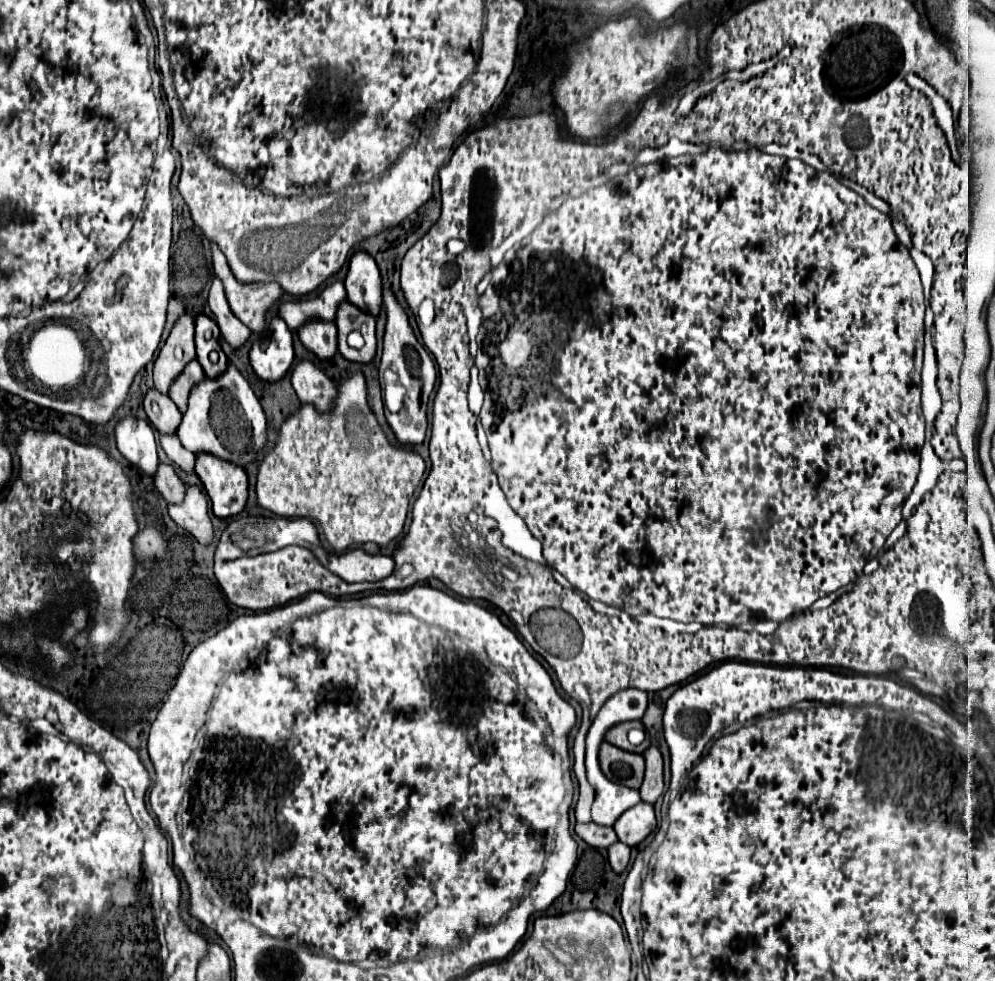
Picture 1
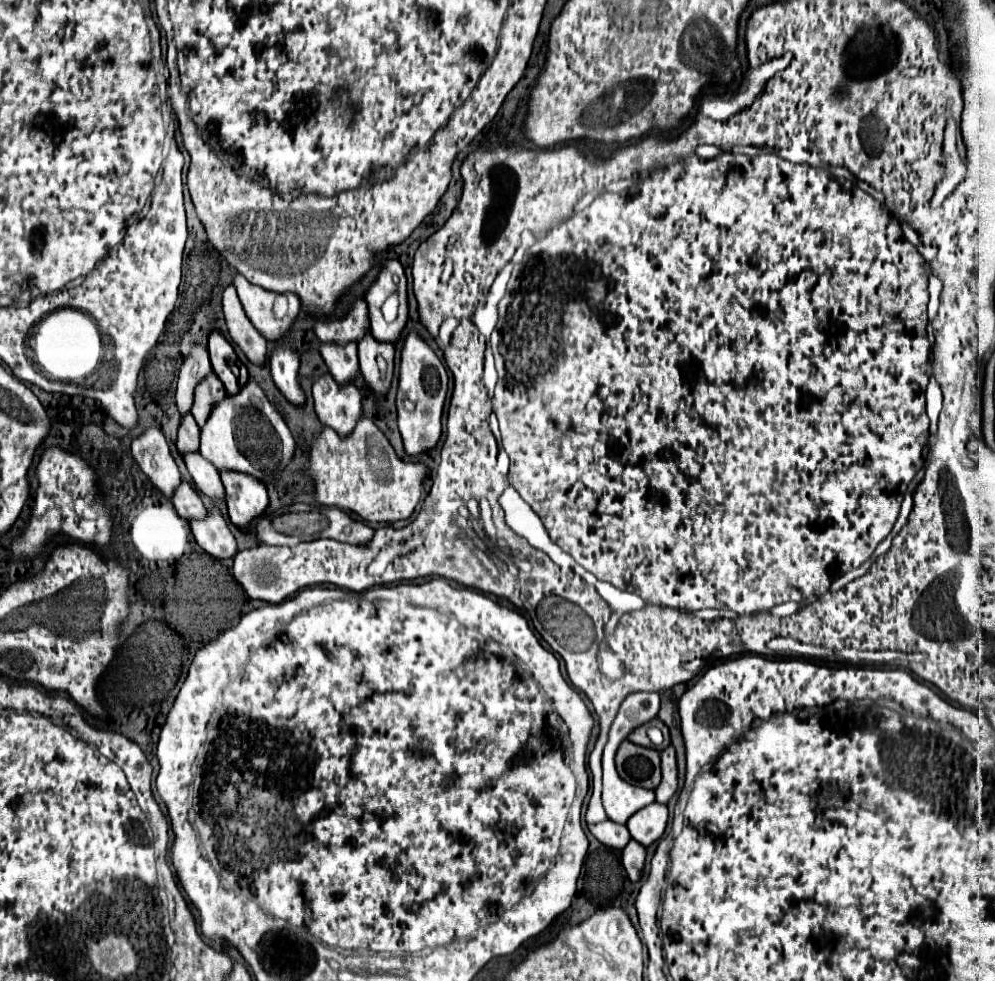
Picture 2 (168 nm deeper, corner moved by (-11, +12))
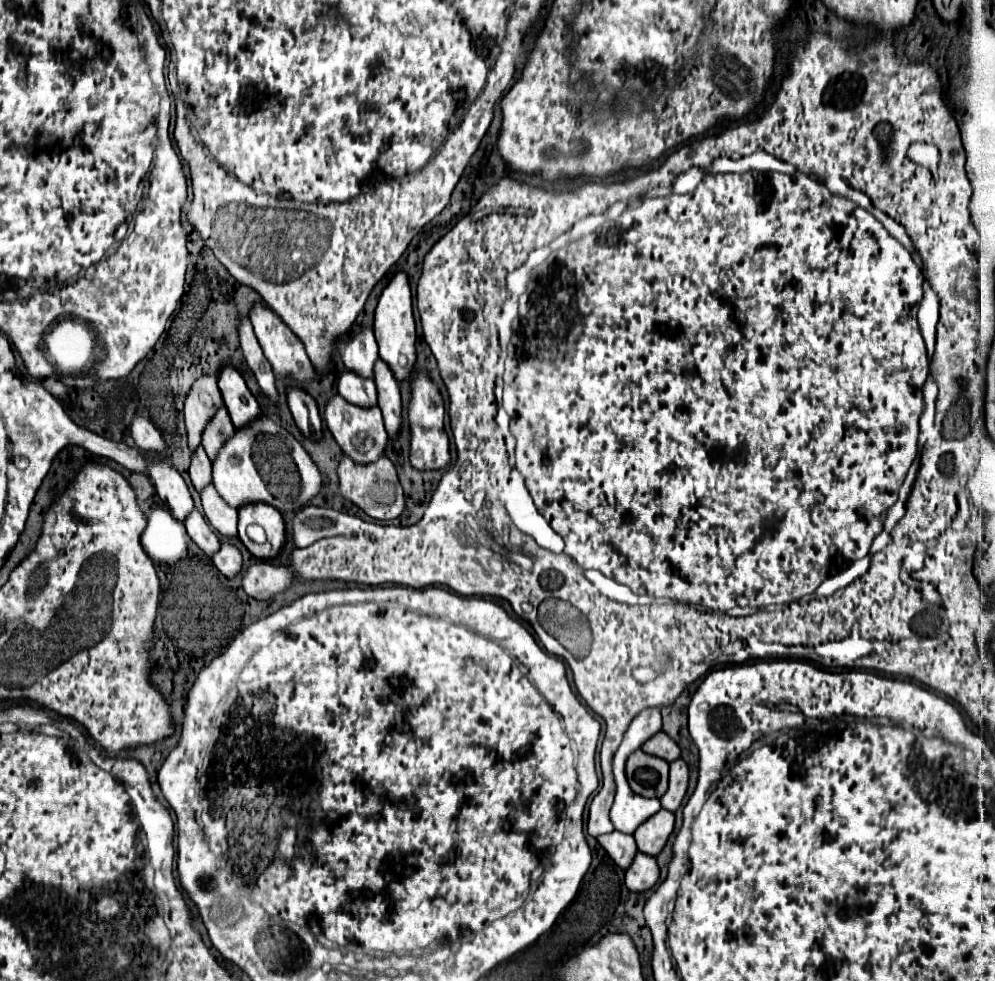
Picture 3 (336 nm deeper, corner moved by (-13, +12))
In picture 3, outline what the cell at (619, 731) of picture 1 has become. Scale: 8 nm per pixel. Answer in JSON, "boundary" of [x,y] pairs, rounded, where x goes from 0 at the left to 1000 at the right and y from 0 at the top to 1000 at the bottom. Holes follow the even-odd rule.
{"boundary":[[[661,746],[659,750],[655,750],[655,754],[651,754],[651,756],[645,760],[645,765],[647,765],[649,769],[667,773],[669,777],[677,777],[677,775],[683,773],[683,762],[681,762],[681,758],[679,758],[675,752],[671,752],[671,748],[667,748],[667,746]]]}

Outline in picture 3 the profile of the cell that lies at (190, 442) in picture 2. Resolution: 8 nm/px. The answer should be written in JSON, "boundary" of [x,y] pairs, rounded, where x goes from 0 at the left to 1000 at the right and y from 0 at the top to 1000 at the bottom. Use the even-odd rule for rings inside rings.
{"boundary":[[[201,455],[195,465],[193,465],[193,473],[191,473],[191,487],[193,487],[193,493],[199,502],[203,502],[209,493],[213,493],[213,471],[211,467],[207,465],[205,457]]]}

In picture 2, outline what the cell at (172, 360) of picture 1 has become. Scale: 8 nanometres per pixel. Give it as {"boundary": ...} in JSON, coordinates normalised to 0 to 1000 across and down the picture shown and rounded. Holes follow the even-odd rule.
{"boundary":[[[201,349],[193,351],[191,359],[189,359],[189,361],[185,363],[185,367],[183,367],[181,381],[179,381],[177,412],[179,412],[181,422],[191,420],[193,406],[195,406],[195,393],[199,391],[199,387],[207,385],[211,377],[213,377],[213,373],[211,373],[209,357],[207,357]]]}

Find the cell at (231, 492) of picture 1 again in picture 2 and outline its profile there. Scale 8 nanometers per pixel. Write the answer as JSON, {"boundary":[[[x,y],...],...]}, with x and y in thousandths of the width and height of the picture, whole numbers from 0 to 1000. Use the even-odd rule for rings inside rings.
{"boundary":[[[221,481],[221,487],[227,497],[231,530],[247,542],[251,532],[269,516],[267,495],[259,487],[247,485],[243,481]]]}

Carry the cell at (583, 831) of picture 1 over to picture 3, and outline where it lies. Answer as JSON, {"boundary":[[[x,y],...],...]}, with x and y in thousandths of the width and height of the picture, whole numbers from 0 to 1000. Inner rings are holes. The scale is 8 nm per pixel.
{"boundary":[[[625,848],[605,850],[605,852],[601,852],[601,858],[611,869],[611,873],[617,877],[617,881],[623,883],[625,887],[631,887],[637,873],[641,871],[637,852],[633,852],[633,850],[625,850]]]}

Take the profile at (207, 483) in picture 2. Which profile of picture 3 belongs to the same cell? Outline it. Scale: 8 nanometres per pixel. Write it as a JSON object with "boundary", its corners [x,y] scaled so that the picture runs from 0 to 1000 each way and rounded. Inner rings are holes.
{"boundary":[[[211,493],[203,504],[203,516],[209,532],[229,548],[239,548],[239,522],[233,520]]]}

